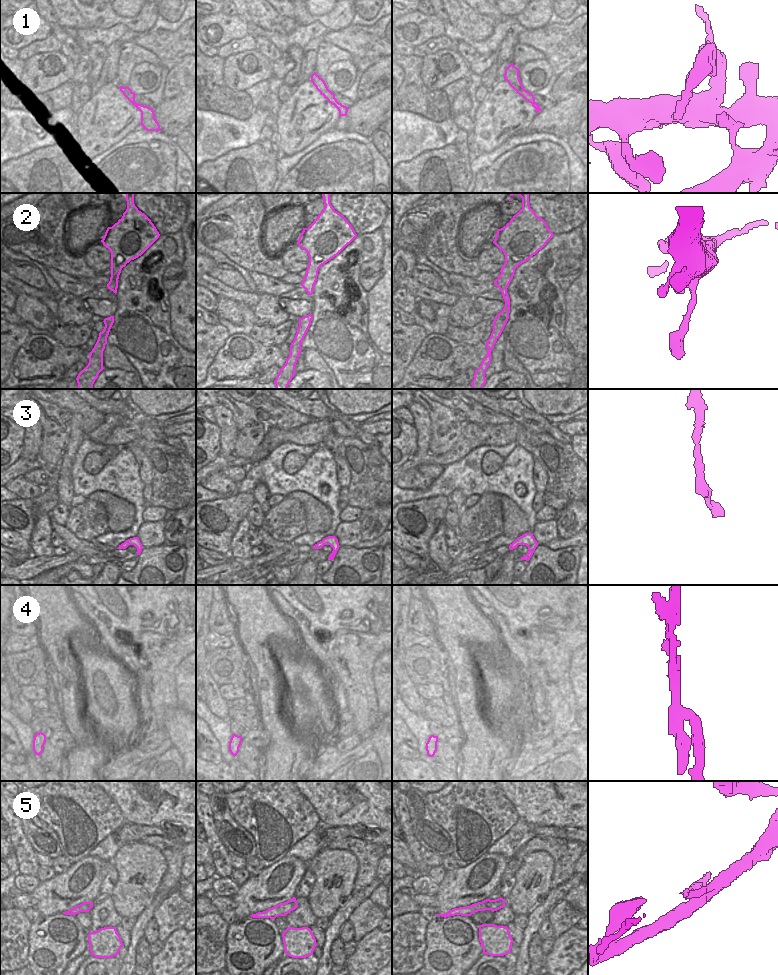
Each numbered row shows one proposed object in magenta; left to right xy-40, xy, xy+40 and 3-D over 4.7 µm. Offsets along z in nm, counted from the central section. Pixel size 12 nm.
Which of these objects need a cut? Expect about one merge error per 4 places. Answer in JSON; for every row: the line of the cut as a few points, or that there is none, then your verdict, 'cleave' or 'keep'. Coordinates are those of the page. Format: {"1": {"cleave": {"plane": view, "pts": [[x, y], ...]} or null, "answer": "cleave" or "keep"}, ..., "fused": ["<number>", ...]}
{"1": {"cleave": null, "answer": "keep"}, "2": {"cleave": null, "answer": "keep"}, "3": {"cleave": {"plane": "xy", "pts": [[317, 543], [324, 542], [327, 544]]}, "answer": "cleave"}, "4": {"cleave": null, "answer": "keep"}, "5": {"cleave": null, "answer": "keep"}, "fused": ["3"]}

